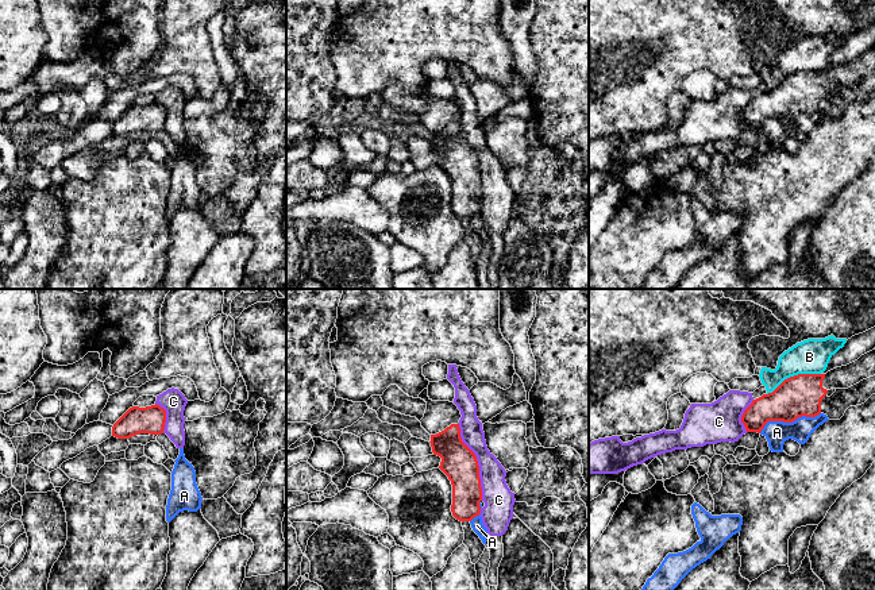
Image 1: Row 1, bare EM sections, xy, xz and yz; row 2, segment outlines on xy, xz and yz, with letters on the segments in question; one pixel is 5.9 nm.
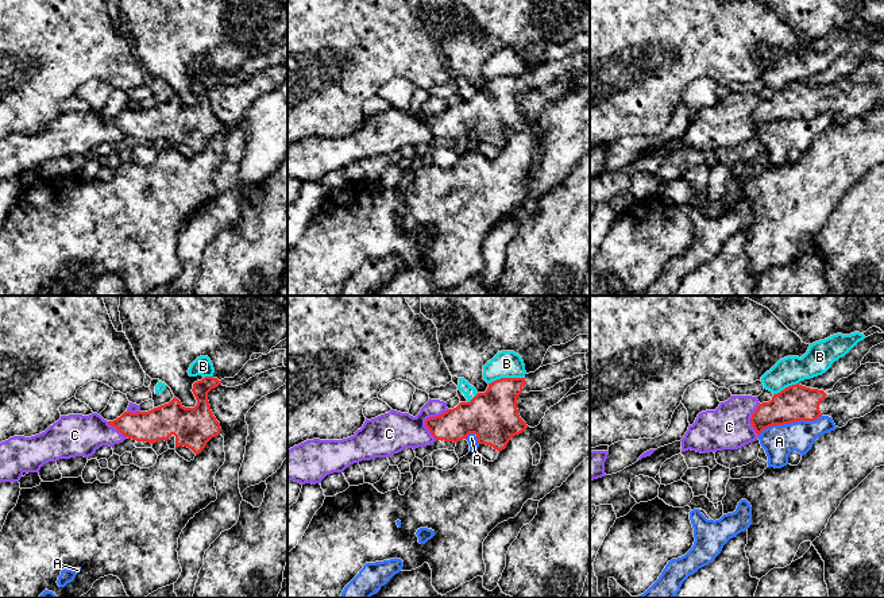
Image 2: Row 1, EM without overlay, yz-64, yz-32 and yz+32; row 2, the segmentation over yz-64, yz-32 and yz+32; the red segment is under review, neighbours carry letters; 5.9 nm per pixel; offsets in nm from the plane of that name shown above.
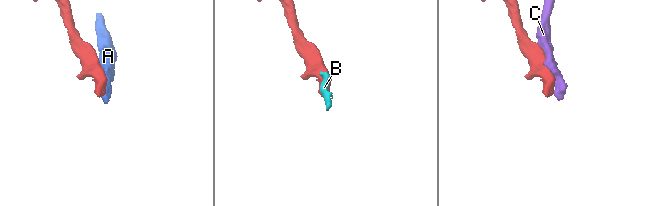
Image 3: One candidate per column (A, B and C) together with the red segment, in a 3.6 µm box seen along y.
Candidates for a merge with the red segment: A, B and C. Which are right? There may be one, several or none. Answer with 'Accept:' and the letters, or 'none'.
Accept: none

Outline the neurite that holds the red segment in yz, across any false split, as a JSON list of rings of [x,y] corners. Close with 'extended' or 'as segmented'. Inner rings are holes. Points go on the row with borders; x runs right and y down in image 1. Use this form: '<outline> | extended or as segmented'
[[[875,350],[826,374],[798,374],[785,379],[772,393],[753,400],[744,410],[741,423],[747,432],[760,433],[768,421],[793,423],[798,417],[816,417],[820,413],[826,414],[829,420],[840,420],[849,406],[864,404],[872,394],[875,394]]] | extended

